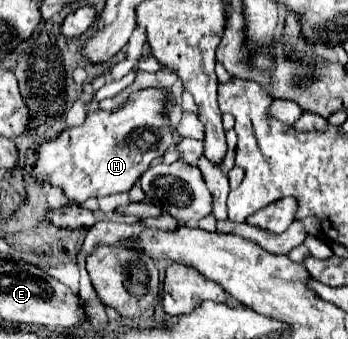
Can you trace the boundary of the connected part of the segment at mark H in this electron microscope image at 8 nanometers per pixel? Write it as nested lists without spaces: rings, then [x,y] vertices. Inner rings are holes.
[[[147,88],[131,94],[129,102],[117,112],[91,112],[81,126],[69,128],[55,140],[43,142],[37,148],[37,162],[31,170],[31,176],[39,184],[49,184],[63,190],[63,194],[75,204],[81,204],[87,198],[129,192],[147,166],[161,158],[163,152],[179,140],[175,128],[163,118],[163,102],[163,90]]]

